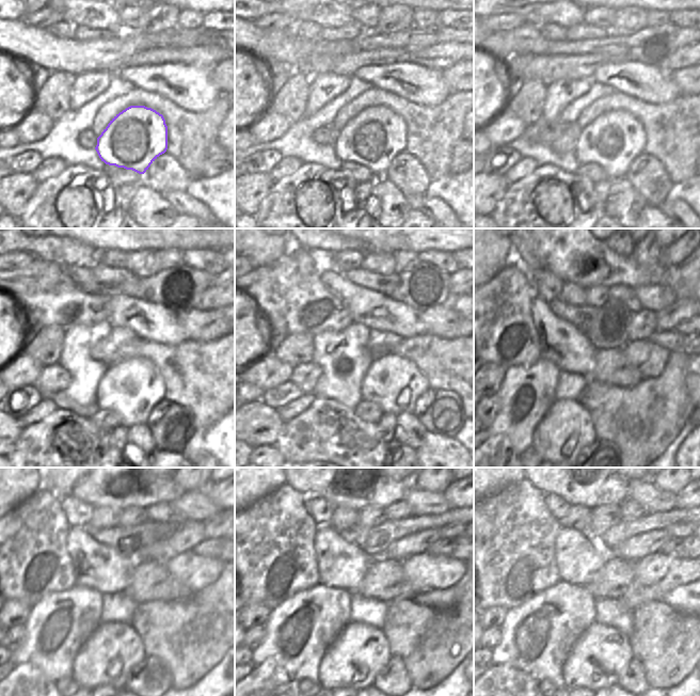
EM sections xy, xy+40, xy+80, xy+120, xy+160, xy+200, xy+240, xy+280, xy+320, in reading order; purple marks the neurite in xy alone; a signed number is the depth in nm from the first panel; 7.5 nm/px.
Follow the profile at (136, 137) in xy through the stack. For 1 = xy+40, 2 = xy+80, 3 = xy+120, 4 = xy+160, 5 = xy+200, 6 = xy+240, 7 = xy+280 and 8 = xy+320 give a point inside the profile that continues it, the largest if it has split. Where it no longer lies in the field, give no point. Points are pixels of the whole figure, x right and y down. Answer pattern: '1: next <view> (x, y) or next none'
1: next xy+40 (374, 138)
2: next xy+80 (613, 140)
3: next xy+120 (131, 388)
4: next xy+160 (371, 422)
5: next xy+200 (590, 417)
6: next xy+240 (115, 649)
7: next xy+280 (360, 651)
8: next xy+320 (597, 660)

